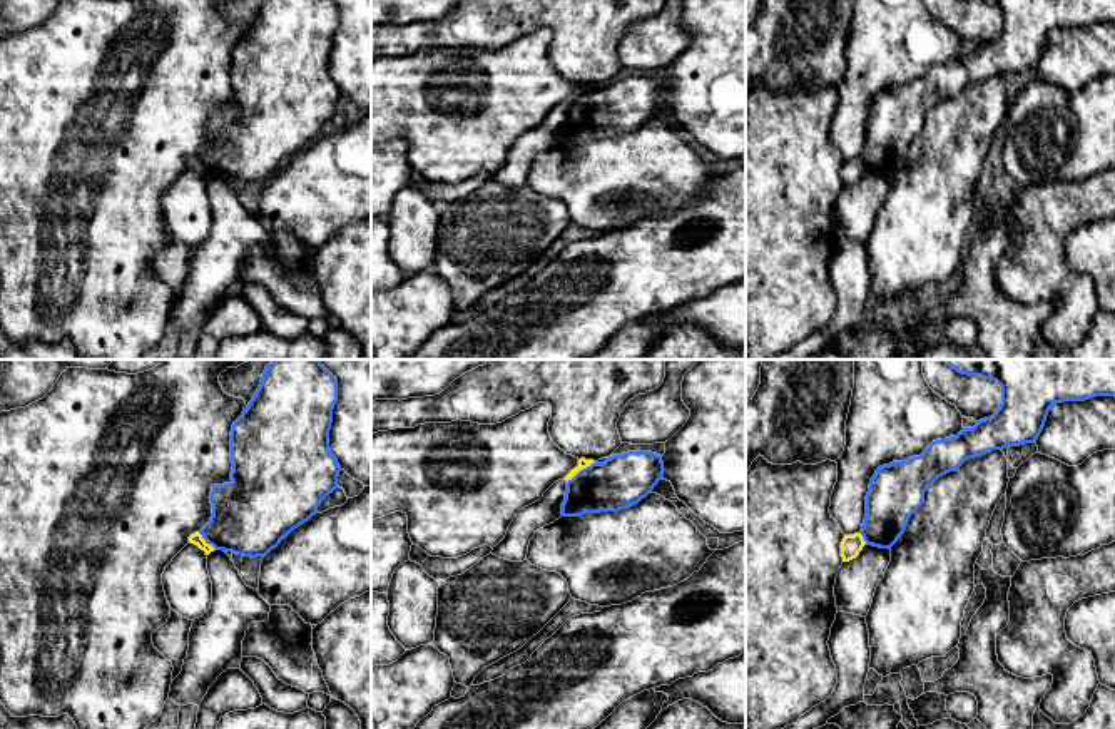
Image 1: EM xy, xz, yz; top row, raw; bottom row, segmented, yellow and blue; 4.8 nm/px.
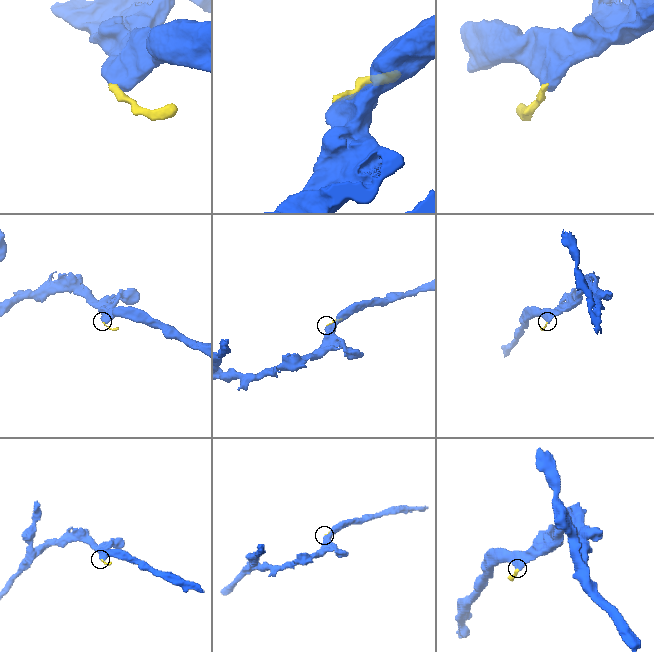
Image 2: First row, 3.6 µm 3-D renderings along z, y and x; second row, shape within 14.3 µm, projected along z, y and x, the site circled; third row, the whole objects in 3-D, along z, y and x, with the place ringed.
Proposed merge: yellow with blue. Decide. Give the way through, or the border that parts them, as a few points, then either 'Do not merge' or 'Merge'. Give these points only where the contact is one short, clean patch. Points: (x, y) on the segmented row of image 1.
Boundary: xz (595, 462), (580, 469), (567, 482). Do not merge

